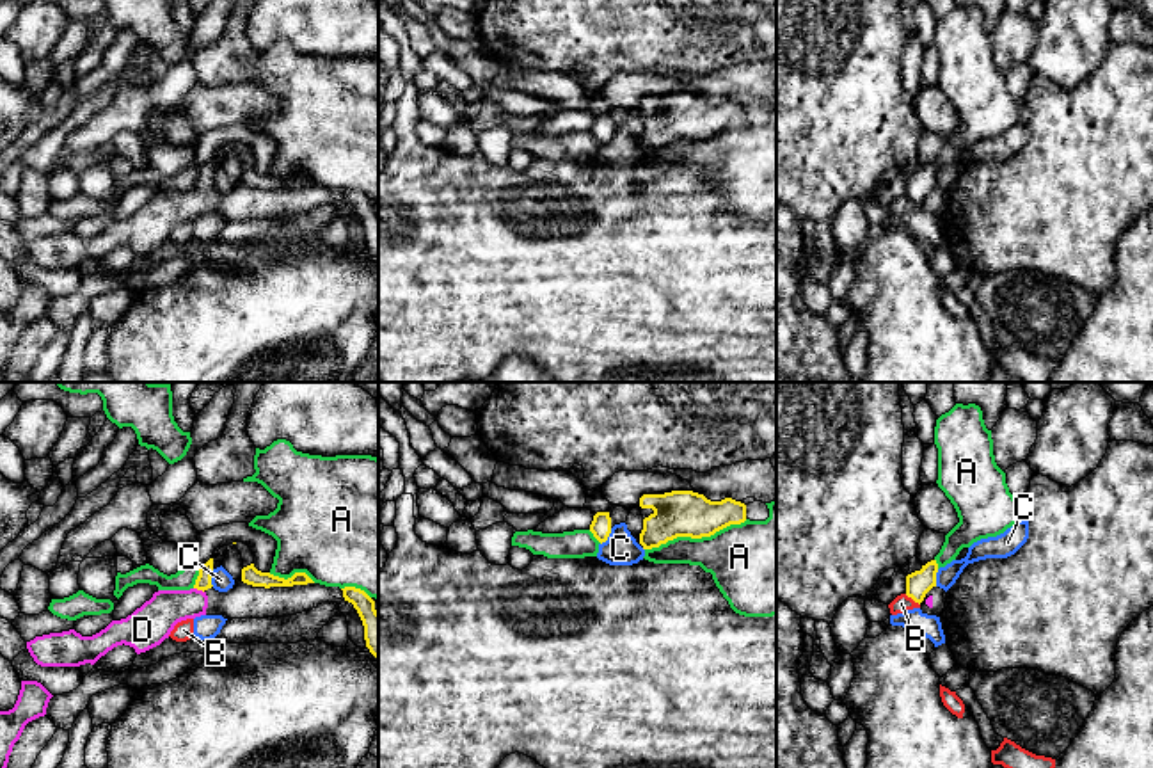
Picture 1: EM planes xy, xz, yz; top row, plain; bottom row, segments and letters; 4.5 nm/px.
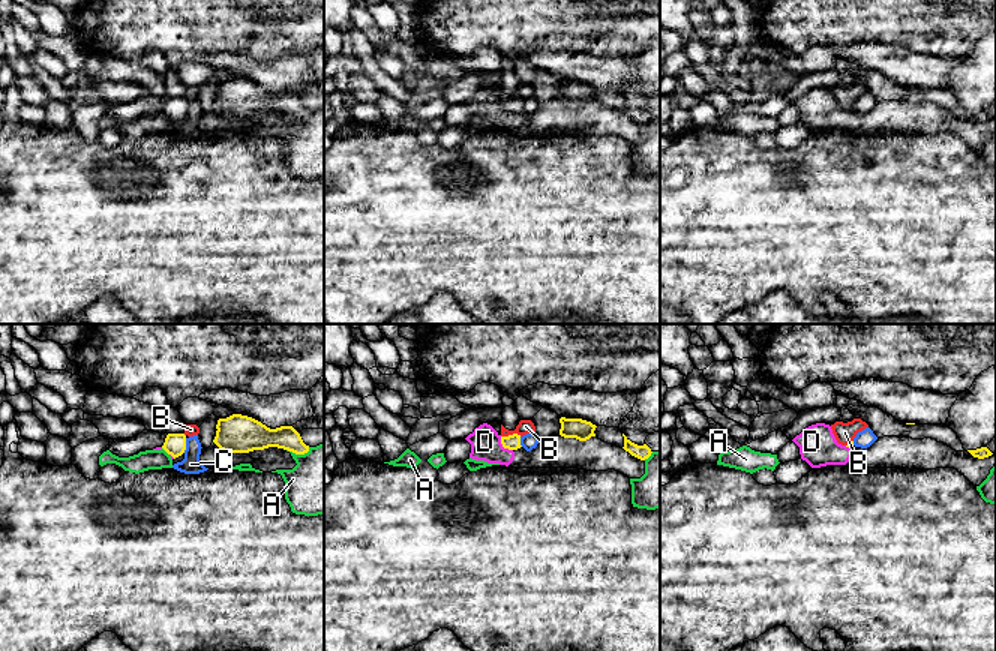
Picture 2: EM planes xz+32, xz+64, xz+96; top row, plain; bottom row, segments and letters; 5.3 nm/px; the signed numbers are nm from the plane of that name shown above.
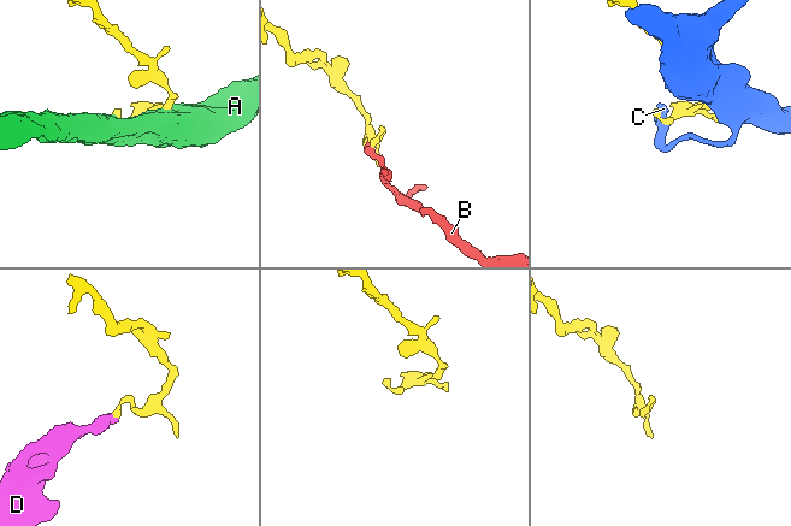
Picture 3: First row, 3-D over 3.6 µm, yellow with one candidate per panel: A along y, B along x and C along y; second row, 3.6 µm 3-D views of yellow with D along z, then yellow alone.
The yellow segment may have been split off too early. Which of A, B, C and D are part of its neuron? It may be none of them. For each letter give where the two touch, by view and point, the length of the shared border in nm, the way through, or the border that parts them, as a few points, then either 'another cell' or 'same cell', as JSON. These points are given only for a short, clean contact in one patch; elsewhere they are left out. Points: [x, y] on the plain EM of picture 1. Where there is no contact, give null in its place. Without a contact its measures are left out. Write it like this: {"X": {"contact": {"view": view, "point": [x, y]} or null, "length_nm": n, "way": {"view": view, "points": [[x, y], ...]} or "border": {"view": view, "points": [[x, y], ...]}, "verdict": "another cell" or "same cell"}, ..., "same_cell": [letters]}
{"A": {"contact": {"view": "xz", "point": [695, 139]}, "length_nm": 480, "verdict": "another cell"}, "B": {"contact": {"view": "yz", "point": [912, 200]}, "length_nm": 90, "border": {"view": "yz", "points": [[905, 196], [919, 207]]}, "verdict": "another cell"}, "C": {"contact": {"view": "xz", "point": [608, 137]}, "length_nm": 90, "verdict": "another cell"}, "D": {"contact": {"view": "xy", "point": [199, 191]}, "length_nm": 50, "border": {"view": "xy", "points": [[194, 189], [203, 194]]}, "verdict": "another cell"}, "same_cell": []}

